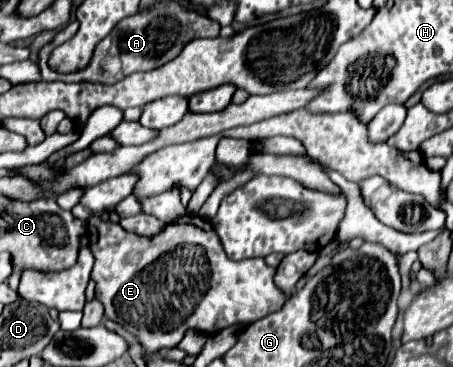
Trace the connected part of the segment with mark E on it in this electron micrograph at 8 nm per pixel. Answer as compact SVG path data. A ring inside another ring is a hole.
M182 215L152 237L140 237L122 229L118 223L92 217L88 219L88 235L90 251L96 259L92 269L96 299L104 305L106 317L134 333L146 351L176 347L186 329L198 329L212 335L234 323L254 323L286 303L286 295L274 285L274 267L268 267L264 259L228 259L212 223L196 215Z

